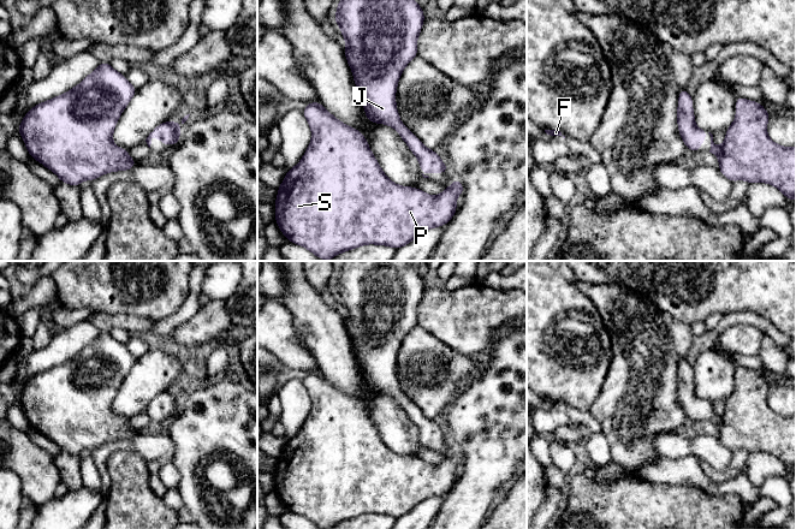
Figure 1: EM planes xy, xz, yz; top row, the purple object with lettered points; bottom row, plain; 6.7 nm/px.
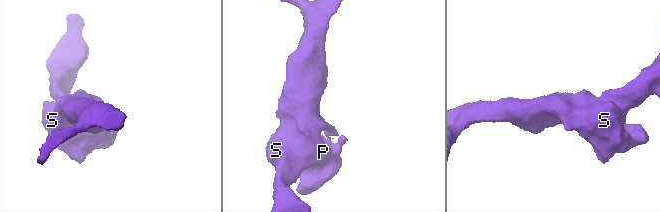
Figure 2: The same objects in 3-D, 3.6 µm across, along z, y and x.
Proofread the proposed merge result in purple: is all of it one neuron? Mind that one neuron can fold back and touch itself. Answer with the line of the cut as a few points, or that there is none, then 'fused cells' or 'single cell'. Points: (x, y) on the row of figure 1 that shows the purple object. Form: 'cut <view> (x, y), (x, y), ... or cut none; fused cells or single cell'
cut none; single cell

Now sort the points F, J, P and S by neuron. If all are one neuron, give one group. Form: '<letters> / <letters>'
F J P S

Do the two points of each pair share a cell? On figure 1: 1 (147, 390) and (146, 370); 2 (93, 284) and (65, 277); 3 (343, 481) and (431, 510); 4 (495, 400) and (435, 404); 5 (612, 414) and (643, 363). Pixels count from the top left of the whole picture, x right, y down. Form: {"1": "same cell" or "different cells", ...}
{"1": "same cell", "2": "same cell", "3": "different cells", "4": "different cells", "5": "same cell"}

